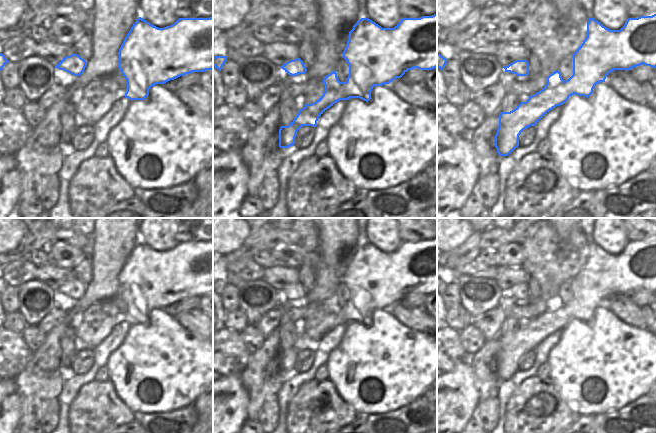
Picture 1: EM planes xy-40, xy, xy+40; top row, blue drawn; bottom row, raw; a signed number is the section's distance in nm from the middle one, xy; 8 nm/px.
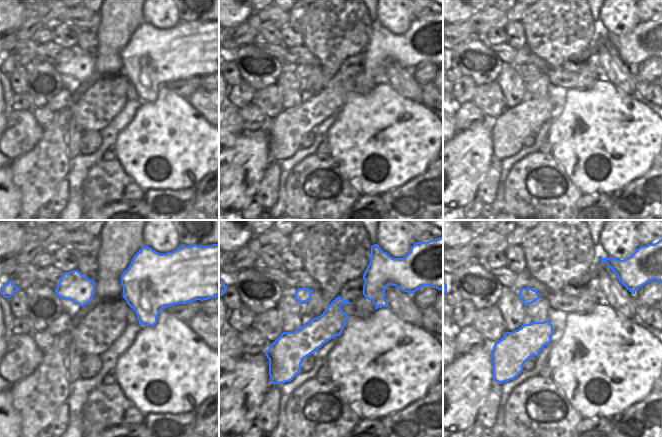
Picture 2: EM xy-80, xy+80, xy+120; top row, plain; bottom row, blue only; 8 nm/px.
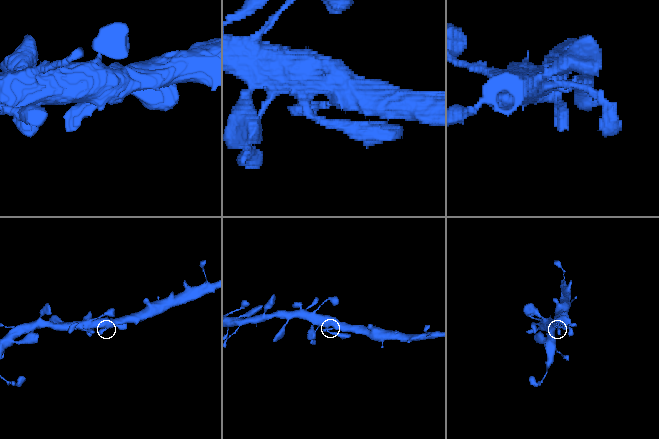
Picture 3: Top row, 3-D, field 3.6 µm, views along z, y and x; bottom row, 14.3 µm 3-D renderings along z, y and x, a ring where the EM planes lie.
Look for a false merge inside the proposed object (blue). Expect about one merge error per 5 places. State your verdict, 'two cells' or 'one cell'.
one cell

